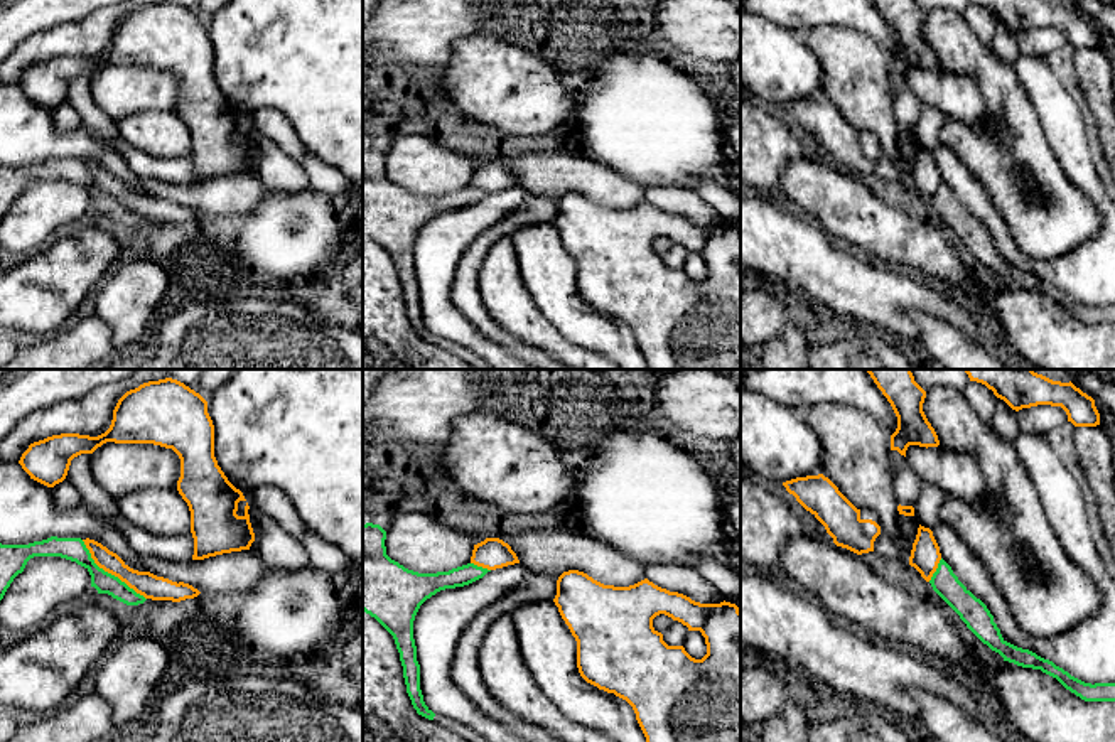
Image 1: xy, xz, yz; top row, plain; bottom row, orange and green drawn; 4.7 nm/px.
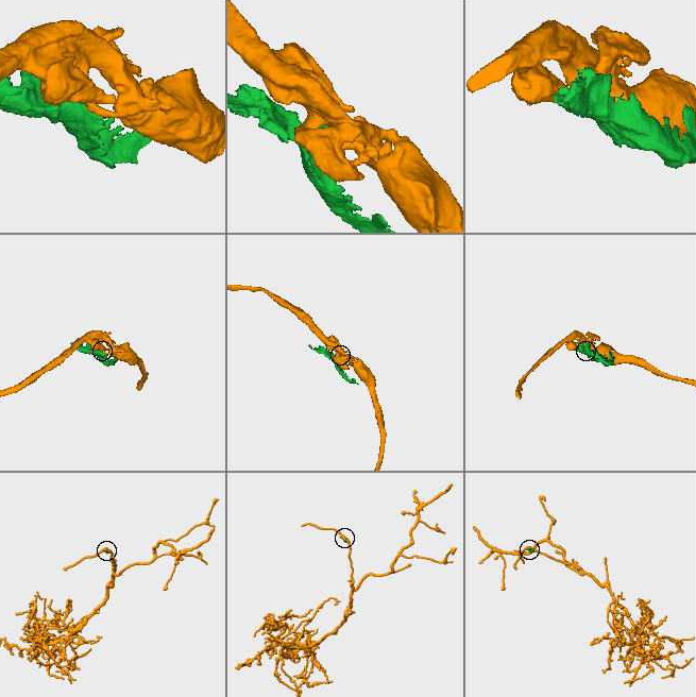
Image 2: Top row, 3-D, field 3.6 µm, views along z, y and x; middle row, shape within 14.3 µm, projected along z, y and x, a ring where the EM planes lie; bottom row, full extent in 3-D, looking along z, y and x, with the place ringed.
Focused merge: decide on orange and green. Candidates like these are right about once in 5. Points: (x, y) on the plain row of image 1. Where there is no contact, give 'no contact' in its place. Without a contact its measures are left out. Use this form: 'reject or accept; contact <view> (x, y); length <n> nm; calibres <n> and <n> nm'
reject; contact xy (110, 194); length 420 nm; calibres 120 and 110 nm

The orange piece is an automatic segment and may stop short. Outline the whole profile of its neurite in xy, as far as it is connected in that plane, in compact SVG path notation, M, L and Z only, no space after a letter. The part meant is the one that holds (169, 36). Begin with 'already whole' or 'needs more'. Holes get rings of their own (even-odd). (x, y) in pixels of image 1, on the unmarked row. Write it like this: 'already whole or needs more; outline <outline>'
already whole; outline M172 0L143 5L118 22L105 56L47 59L30 66L19 86L30 101L54 110L66 101L74 79L106 64L154 66L179 78L177 113L191 133L192 182L250 172L250 128L218 88L214 47L199 15Z

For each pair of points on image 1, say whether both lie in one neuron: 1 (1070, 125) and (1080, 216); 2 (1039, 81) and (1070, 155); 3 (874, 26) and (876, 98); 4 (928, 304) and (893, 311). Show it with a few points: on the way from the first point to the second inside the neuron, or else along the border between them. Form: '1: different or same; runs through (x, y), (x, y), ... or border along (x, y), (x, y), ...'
1: different; border along (1055, 152), (1061, 171), (1097, 209)
2: same; runs through (1050, 100), (1061, 118), (1066, 137)
3: different; border along (837, 26), (847, 26), (867, 34), (889, 58)
4: same; runs through (920, 304), (901, 304)

